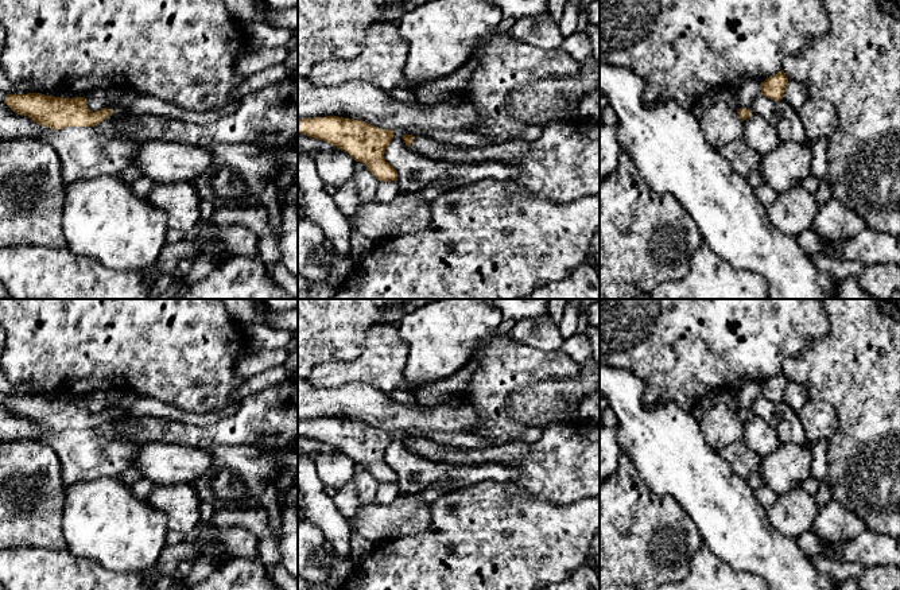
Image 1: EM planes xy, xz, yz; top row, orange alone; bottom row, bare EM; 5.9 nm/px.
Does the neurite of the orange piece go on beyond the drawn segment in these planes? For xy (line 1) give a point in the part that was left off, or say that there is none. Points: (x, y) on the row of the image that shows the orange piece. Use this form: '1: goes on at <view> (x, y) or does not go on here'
1: goes on at xy (117, 111)

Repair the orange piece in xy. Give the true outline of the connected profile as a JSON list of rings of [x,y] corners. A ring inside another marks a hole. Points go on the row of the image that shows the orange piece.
[[[42,93],[7,94],[4,104],[15,113],[28,116],[36,124],[55,131],[66,127],[94,127],[109,116],[129,113],[124,106],[109,105],[93,112],[85,97],[62,98]]]

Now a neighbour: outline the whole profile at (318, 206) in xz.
[[[298,155],[298,205],[302,216],[322,229],[338,257],[350,255],[353,222],[325,191],[315,160],[307,155]]]

